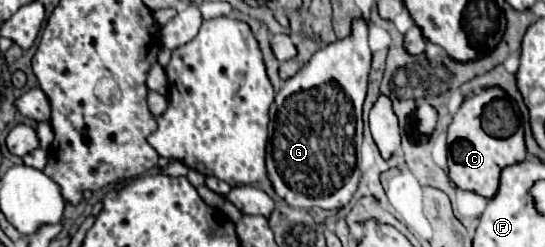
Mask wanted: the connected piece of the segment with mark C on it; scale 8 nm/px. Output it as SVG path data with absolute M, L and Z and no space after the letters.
M488 87L488 89L482 89L474 95L466 97L464 103L460 105L460 109L454 113L452 123L448 127L448 175L450 175L450 179L460 189L476 191L476 193L484 195L486 199L496 195L500 171L508 165L514 165L514 163L520 163L526 159L526 145L524 145L524 129L522 127L506 139L490 137L482 129L480 117L482 117L484 107L492 99L504 99L504 91L500 87Z

